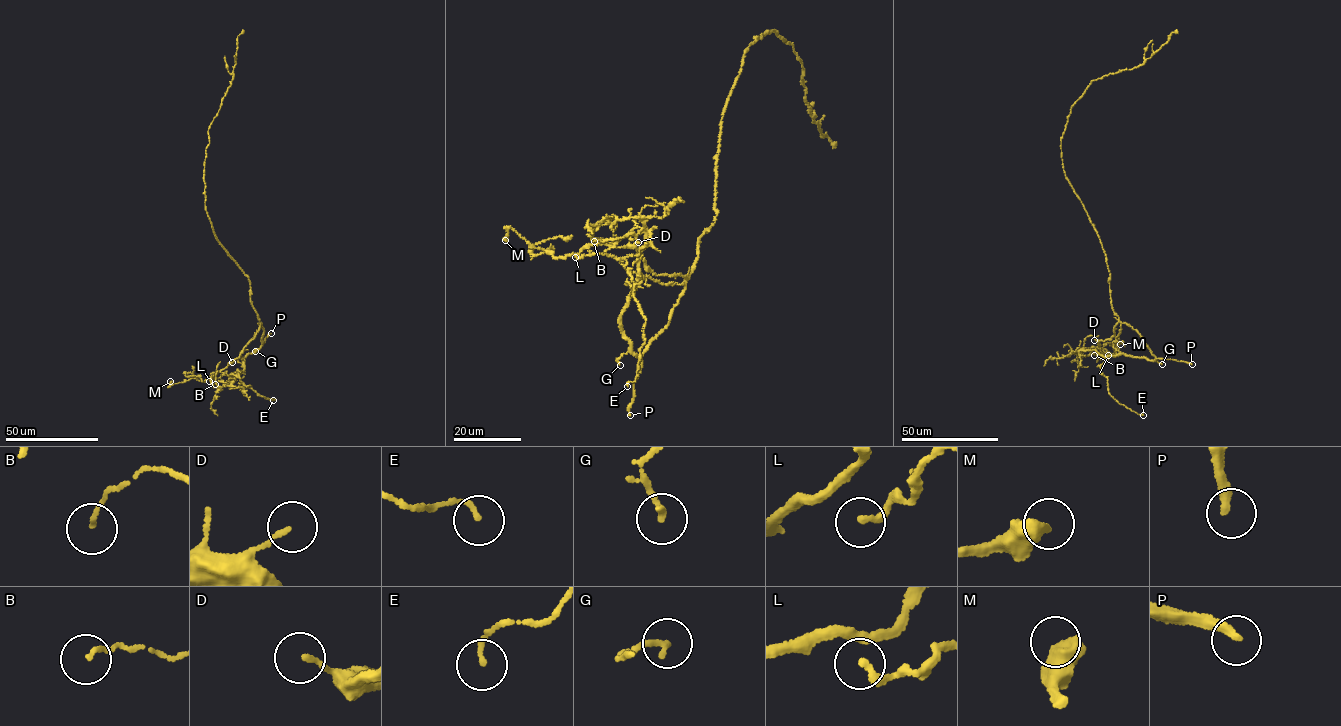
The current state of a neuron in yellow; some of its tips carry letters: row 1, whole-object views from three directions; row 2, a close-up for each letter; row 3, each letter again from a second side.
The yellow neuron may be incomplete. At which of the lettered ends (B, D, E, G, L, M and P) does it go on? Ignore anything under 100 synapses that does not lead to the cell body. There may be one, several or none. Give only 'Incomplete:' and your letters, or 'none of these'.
Incomplete: P

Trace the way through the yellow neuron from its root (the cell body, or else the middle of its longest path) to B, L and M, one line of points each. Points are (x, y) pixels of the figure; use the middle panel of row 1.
B: (720, 137), (717, 214), (698, 239), (682, 284), (641, 273), (633, 290), (647, 245), (644, 228), (594, 241)
L: (720, 137), (717, 214), (698, 239), (687, 279), (656, 274), (634, 247), (607, 242), (614, 246), (575, 257)
M: (720, 137), (717, 214), (687, 279), (656, 274), (634, 247), (598, 243), (559, 258), (510, 227), (505, 240)

